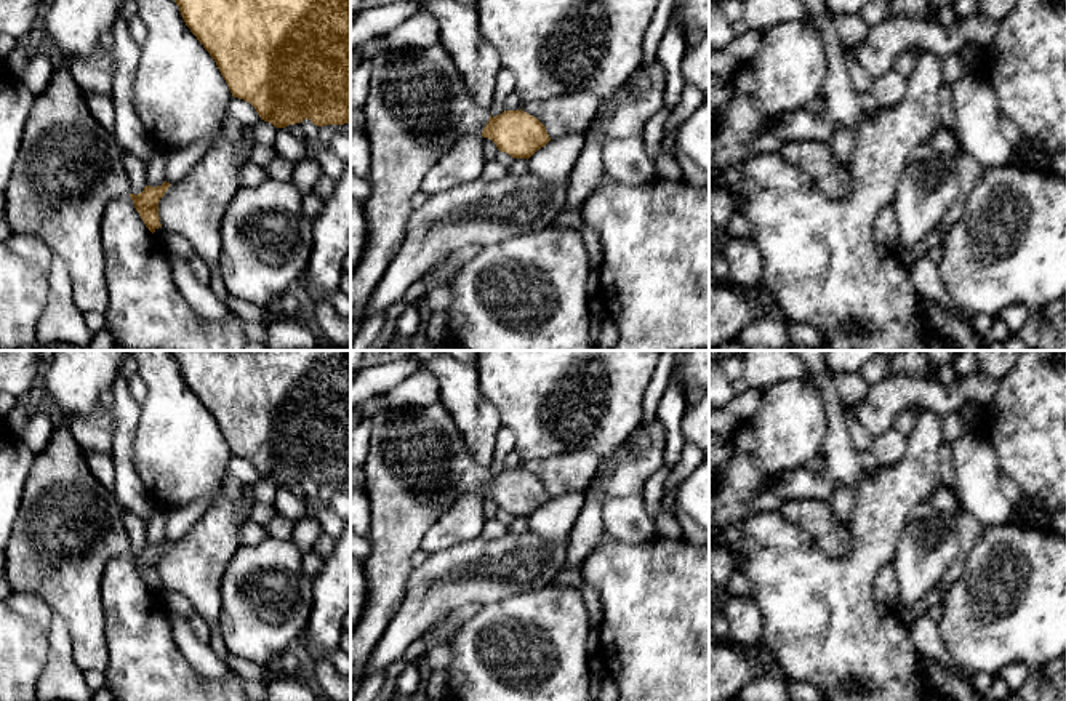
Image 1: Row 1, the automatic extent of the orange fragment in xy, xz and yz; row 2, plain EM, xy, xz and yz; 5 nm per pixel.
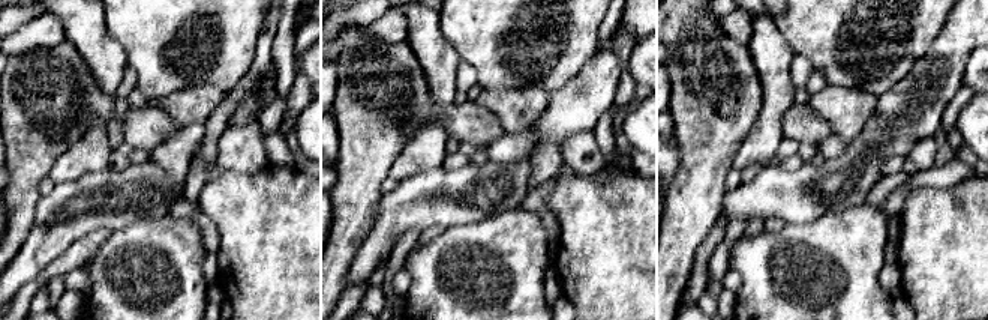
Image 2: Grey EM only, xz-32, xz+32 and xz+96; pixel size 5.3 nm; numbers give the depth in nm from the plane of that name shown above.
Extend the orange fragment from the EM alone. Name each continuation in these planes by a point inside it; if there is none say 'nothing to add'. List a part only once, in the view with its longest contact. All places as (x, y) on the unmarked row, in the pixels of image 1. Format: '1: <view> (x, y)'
1: xz (418, 463)

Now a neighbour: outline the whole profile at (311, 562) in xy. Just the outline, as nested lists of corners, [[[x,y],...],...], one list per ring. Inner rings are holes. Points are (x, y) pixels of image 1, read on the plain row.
[[[309,551],[306,554],[303,554],[303,571],[309,576],[315,576],[319,571],[322,570],[322,559]]]

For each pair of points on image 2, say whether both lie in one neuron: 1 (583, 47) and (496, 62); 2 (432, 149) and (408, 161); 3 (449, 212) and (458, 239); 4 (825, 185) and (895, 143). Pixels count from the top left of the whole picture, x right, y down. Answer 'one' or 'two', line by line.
1: one
2: one
3: two
4: one

